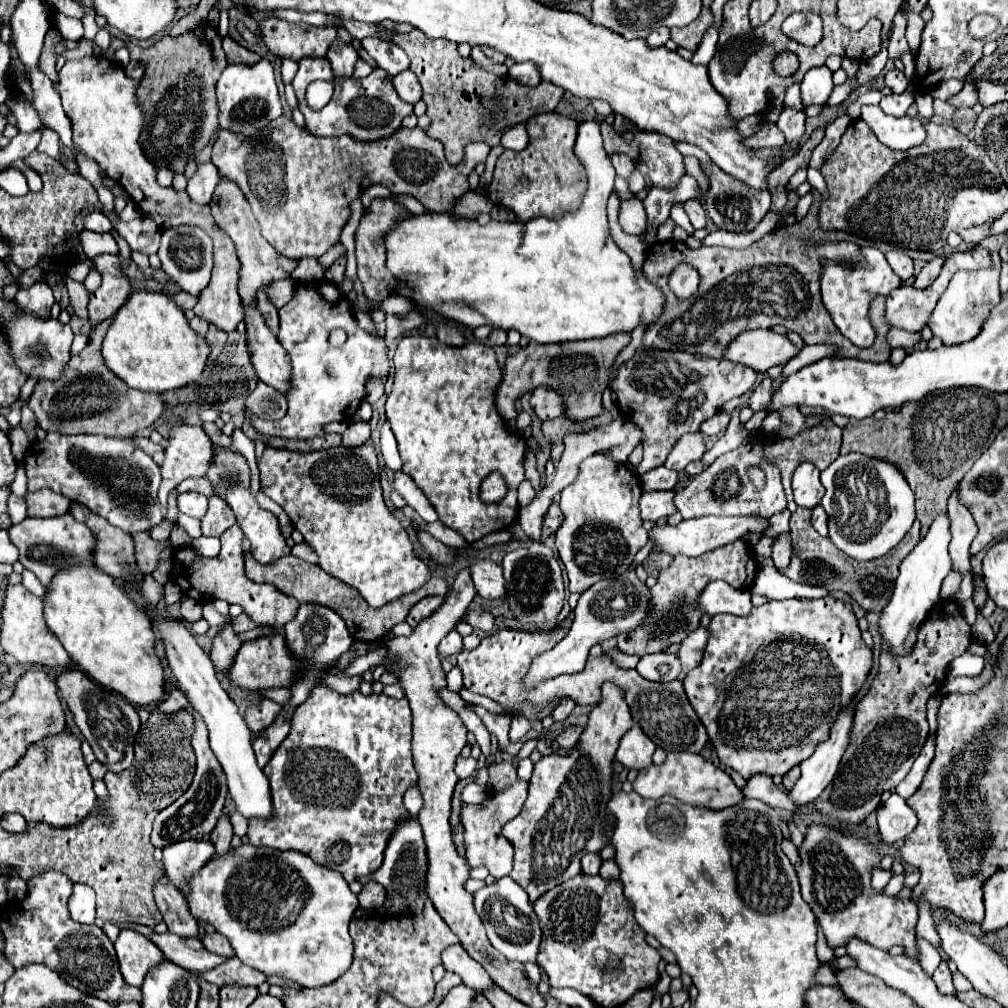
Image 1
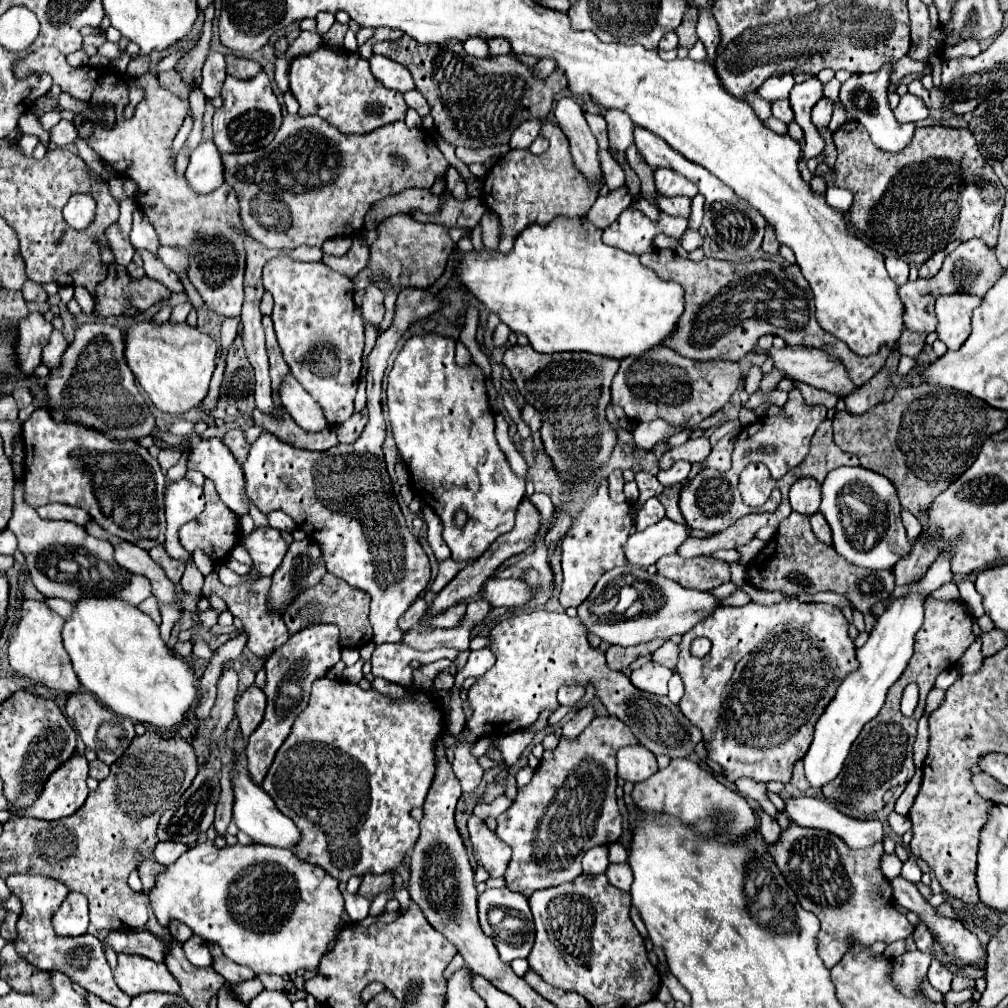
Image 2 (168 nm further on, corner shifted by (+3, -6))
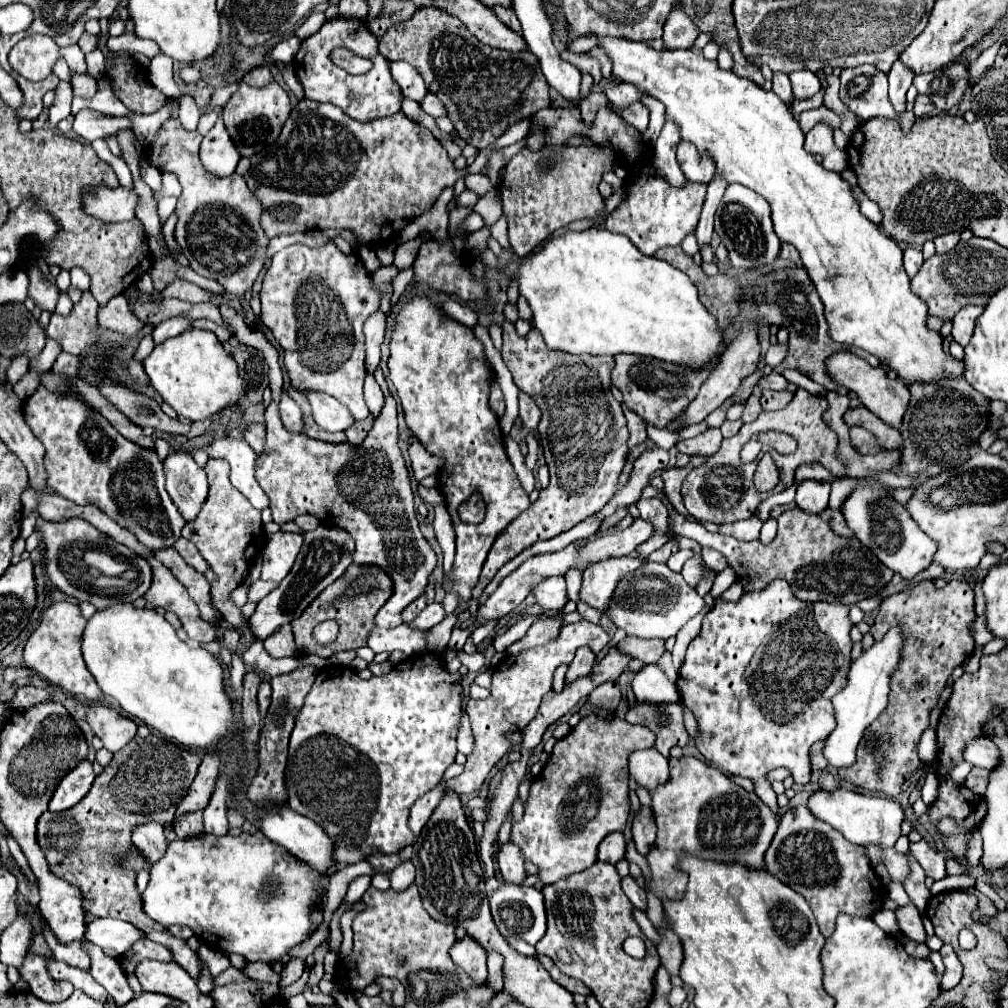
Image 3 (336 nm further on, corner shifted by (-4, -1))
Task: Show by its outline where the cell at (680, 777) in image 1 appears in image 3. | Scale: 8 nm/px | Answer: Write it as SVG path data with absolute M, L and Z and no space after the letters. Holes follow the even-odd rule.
M671 757L669 781L659 785L655 791L651 791L651 799L653 799L653 815L659 831L647 855L651 881L645 885L645 889L655 893L661 901L667 901L667 899L675 901L685 895L687 873L679 869L679 857L683 853L689 853L693 857L707 859L707 861L741 863L743 867L749 867L749 869L763 869L763 855L777 831L777 815L753 791L749 793L743 787L735 785L719 769L705 765L695 757L679 757L679 759Z

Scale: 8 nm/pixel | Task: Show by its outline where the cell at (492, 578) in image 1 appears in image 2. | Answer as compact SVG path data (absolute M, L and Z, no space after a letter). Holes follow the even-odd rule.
M490 576L482 586L482 600L492 606L522 606L532 600L532 592L520 584L520 580L502 580Z

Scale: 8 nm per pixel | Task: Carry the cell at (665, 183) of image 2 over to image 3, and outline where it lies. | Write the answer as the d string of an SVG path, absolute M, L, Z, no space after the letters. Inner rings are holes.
M681 141L677 147L677 159L679 159L681 171L689 181L697 181L697 183L711 181L715 173L715 161L707 153L701 153L693 143Z

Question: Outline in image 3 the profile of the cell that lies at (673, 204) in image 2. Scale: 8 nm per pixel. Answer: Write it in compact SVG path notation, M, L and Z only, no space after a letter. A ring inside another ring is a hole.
M667 119L663 129L661 129L661 135L655 143L651 167L647 167L647 171L659 171L665 179L669 179L669 183L673 187L681 187L687 181L683 171L679 169L679 163L677 163L677 157L675 157L679 141L681 141L679 125L675 121Z

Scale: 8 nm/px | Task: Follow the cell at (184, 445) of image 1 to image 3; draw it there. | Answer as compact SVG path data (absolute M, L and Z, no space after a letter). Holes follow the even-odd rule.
M231 437L215 439L207 447L207 453L213 459L225 459L231 465L231 485L235 485L255 509L269 507L269 497L255 479L257 453L245 441Z

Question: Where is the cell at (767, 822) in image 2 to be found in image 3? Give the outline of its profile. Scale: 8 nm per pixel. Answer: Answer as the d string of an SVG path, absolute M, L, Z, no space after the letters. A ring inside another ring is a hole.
M775 579L763 591L743 593L739 601L717 599L715 607L703 617L701 633L689 643L685 661L679 669L675 685L681 703L691 709L699 725L695 747L713 767L751 779L757 796L776 815L779 810L777 795L767 781L767 773L777 767L787 767L791 769L795 783L809 783L809 749L815 741L827 739L837 725L831 697L847 685L853 647L849 639L853 623L847 615L847 605L799 601L787 581Z

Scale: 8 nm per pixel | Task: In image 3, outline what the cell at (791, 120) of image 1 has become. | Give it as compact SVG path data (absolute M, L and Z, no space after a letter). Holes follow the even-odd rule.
M773 73L773 91L779 95L783 101L791 99L791 83L787 73Z

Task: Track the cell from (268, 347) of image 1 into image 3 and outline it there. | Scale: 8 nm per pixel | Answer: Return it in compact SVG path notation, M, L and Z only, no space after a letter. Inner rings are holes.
M307 393L307 399L313 409L313 419L325 431L347 431L355 423L351 411L343 403L335 401L331 395Z

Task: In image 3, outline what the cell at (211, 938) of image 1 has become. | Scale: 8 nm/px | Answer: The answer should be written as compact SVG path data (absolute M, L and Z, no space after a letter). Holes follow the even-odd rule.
M249 963L245 969L245 975L255 981L267 981L267 983L279 983L281 975L271 969L269 963Z

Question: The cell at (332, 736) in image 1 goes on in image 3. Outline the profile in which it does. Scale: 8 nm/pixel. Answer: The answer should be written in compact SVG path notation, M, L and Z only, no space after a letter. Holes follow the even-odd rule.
M431 651L411 655L405 661L401 661L399 665L395 665L391 669L391 673L381 675L381 677L371 677L369 681L363 681L355 673L355 669L351 669L351 671L349 669L351 667L333 665L333 667L325 667L323 671L317 673L315 683L313 683L311 691L307 693L305 703L295 717L295 729L293 729L291 741L289 741L289 761L287 761L287 779L285 779L287 791L289 791L287 805L293 811L297 811L297 813L313 819L315 823L319 823L327 831L327 835L331 835L335 839L335 843L337 843L335 863L339 867L363 861L373 853L387 853L387 855L389 853L399 853L405 845L409 845L413 841L413 833L407 825L409 809L423 793L433 789L443 779L445 769L455 761L455 755L457 755L455 739L457 739L457 731L459 731L459 723L461 723L461 697L463 697L463 685L461 685L463 677L461 677L461 673L459 671L449 673L443 659L435 653L431 653Z

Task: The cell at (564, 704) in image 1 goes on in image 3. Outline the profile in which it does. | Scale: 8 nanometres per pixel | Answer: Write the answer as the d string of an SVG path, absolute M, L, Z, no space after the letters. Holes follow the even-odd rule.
M579 647L577 653L575 653L575 659L569 665L565 681L569 683L571 679L577 679L577 677L583 677L583 675L591 673L593 663L595 663L595 653L589 647Z

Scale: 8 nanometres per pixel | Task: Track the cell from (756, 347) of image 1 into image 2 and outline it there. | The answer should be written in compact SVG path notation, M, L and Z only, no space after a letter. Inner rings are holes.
M786 346L782 350L778 350L778 348L768 348L768 350L756 348L756 352L764 354L766 358L772 358L774 368L780 370L780 372L784 372L784 376L788 376L788 378L792 378L796 382L804 382L804 384L810 384L814 388L834 392L838 396L848 396L856 388L848 380L848 374L844 372L844 366L834 356L828 356L824 350L806 348L806 346Z

